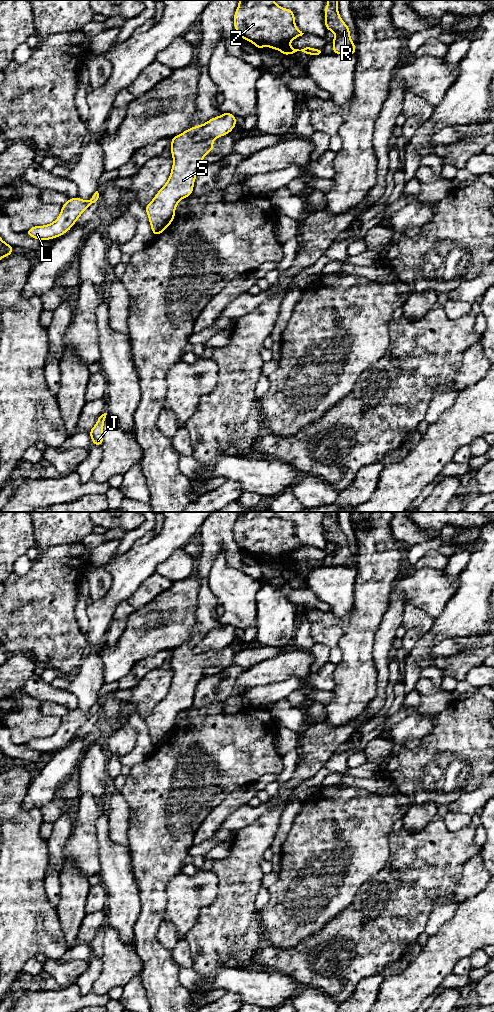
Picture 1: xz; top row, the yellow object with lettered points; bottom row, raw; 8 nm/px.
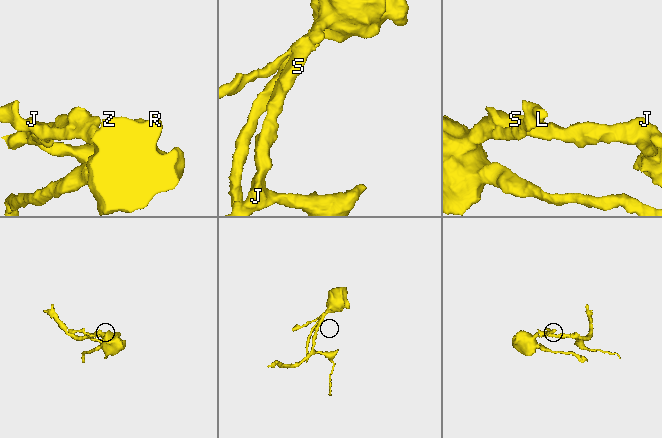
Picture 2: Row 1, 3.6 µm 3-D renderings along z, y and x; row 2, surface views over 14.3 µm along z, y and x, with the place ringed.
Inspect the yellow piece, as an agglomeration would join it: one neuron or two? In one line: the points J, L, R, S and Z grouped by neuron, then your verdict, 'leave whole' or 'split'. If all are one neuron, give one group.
J S / L R Z | split

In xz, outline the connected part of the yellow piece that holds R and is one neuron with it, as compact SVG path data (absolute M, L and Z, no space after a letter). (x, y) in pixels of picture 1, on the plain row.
M338 512L327 513L324 527L326 541L336 545L336 548L331 552L334 555L331 566L356 567L356 558L351 552L349 539L338 525Z

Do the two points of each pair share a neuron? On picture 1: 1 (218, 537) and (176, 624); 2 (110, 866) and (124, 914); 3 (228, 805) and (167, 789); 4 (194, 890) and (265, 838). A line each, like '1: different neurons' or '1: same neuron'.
1: different neurons
2: same neuron
3: different neurons
4: different neurons

